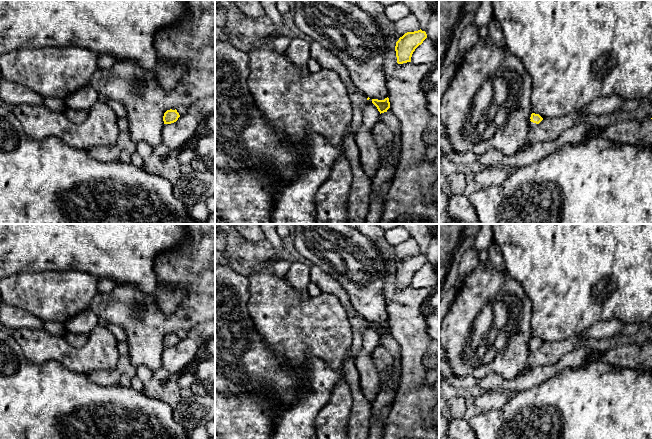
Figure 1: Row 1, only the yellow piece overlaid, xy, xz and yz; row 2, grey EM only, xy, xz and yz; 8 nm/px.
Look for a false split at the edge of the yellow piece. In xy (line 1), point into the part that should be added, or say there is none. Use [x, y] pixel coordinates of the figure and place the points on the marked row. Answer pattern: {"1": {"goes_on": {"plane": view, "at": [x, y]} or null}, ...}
{"1": {"goes_on": null}}

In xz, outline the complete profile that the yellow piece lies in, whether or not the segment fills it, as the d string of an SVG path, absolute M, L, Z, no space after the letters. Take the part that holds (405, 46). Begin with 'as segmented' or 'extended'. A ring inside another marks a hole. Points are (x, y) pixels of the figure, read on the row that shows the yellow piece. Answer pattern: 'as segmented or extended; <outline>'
as segmented; M421 29L414 32L407 32L400 37L395 46L397 63L411 62L413 52L426 38L426 32Z

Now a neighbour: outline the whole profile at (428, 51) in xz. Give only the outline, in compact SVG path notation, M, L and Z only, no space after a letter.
M426 38L412 54L411 62L414 64L431 63L439 59L439 46L430 38Z

